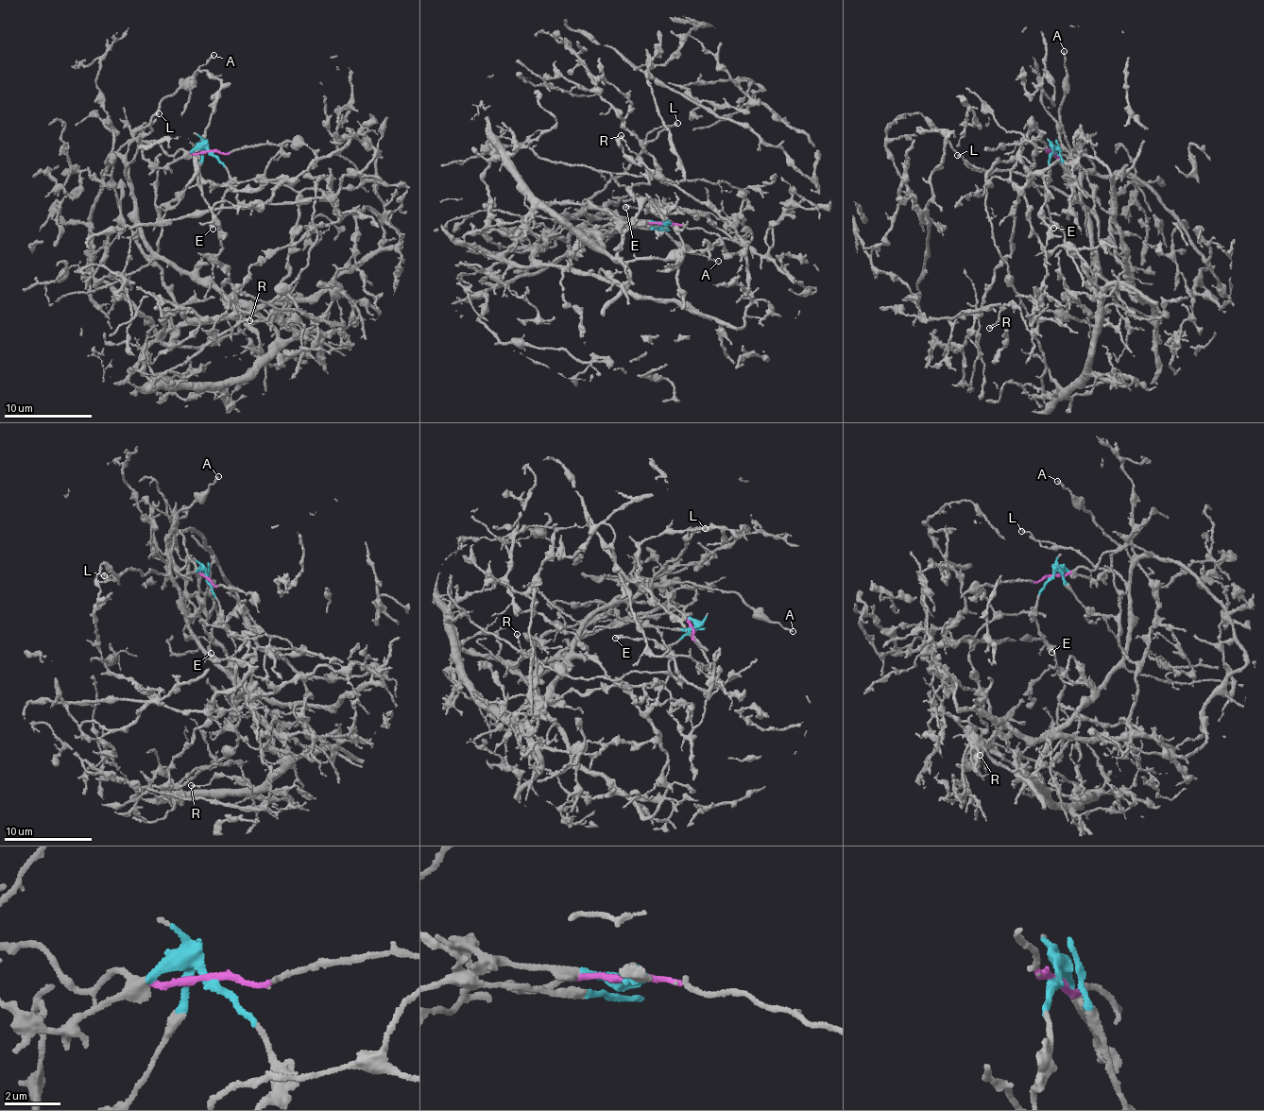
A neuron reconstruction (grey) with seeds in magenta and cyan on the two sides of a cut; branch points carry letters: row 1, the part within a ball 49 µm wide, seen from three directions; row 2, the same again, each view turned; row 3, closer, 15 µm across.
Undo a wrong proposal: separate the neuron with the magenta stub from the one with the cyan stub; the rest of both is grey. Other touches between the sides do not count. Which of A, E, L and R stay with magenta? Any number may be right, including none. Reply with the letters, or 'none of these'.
A, L

